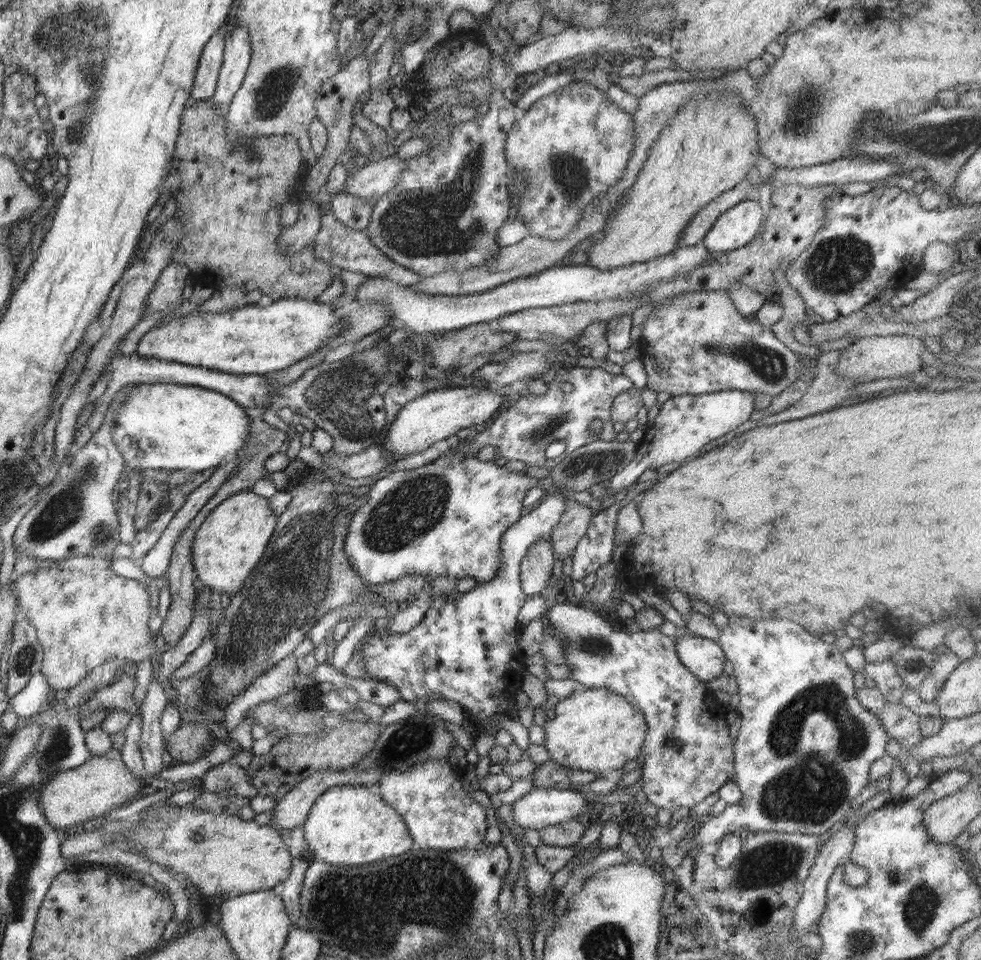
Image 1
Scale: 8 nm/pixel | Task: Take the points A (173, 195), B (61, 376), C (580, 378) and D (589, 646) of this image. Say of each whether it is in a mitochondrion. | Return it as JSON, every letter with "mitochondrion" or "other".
{"A":"other","B":"other","C":"other","D":"mitochondrion"}

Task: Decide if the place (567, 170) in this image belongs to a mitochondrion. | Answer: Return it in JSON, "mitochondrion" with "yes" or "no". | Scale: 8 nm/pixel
{"mitochondrion":"yes"}

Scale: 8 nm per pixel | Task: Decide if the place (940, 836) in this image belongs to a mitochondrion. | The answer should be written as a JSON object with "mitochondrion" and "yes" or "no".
{"mitochondrion":"no"}

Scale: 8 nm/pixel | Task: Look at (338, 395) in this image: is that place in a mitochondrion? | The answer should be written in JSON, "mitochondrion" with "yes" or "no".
{"mitochondrion":"yes"}

